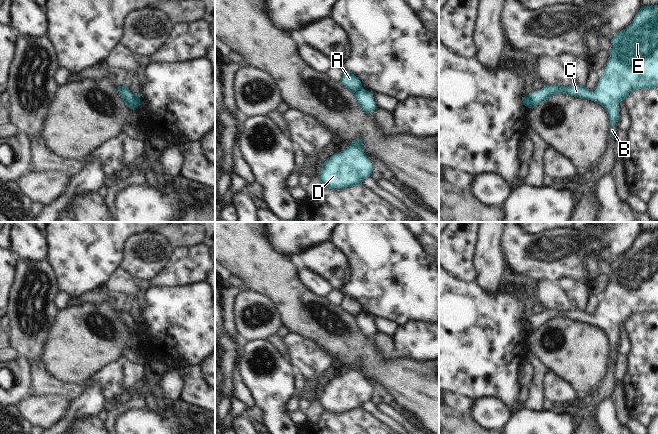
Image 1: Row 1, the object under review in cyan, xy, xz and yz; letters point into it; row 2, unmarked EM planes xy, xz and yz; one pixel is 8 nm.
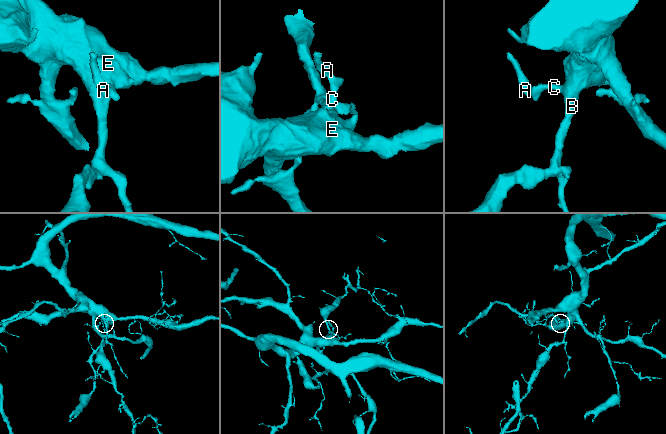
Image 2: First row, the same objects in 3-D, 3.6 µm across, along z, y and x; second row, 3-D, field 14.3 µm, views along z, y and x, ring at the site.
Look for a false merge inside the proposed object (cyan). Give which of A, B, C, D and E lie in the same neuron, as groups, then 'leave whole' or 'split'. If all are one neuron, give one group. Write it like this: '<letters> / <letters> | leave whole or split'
A / B C D E | split

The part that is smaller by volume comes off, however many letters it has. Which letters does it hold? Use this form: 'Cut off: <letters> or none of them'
Cut off: A

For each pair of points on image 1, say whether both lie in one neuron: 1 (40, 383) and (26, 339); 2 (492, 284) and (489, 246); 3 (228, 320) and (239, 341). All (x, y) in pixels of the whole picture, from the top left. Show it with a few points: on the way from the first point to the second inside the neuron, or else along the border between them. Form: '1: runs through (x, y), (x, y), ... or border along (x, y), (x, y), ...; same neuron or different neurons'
1: runs through (38, 372), (31, 350); same neuron
2: runs through (489, 275), (489, 255); same neuron
3: runs through (228, 325), (235, 336); same neuron

